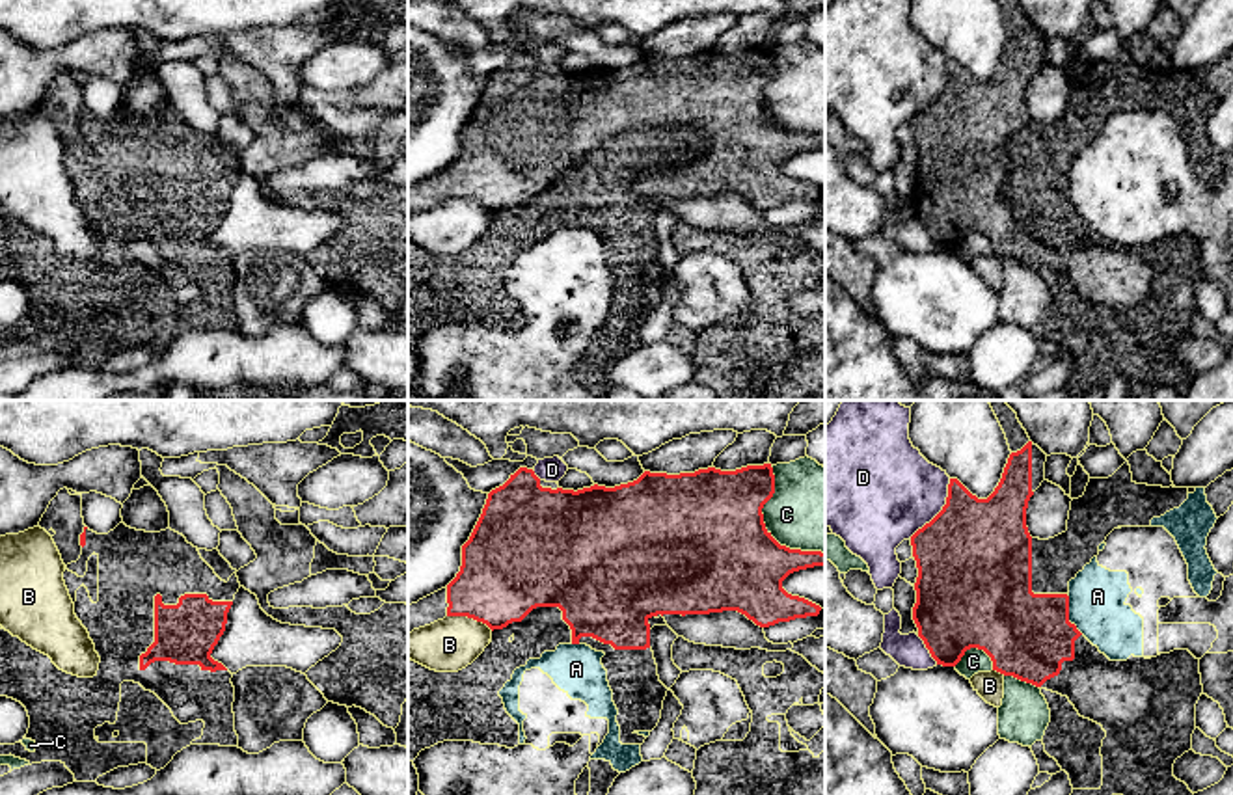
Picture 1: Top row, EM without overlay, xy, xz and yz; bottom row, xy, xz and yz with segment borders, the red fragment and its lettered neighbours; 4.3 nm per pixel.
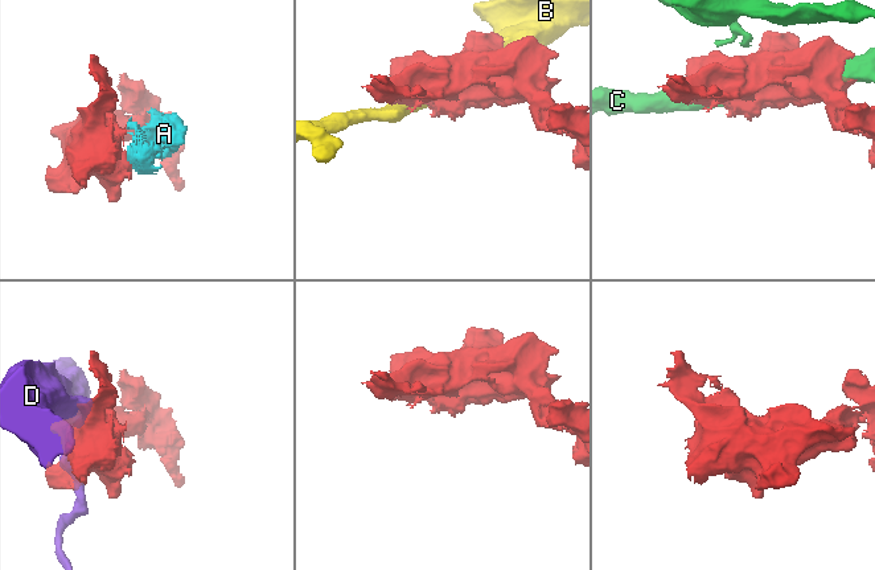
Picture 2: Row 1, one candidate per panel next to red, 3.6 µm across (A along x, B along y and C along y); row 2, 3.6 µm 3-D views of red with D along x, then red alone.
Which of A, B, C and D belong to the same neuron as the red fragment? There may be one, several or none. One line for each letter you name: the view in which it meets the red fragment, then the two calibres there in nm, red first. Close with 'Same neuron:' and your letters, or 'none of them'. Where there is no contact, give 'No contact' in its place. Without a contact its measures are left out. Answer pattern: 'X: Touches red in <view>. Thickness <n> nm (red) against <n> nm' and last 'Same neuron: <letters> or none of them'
A: Touches red in yz. Thickness 380 nm (red) against 240 nm
Same neuron: A

